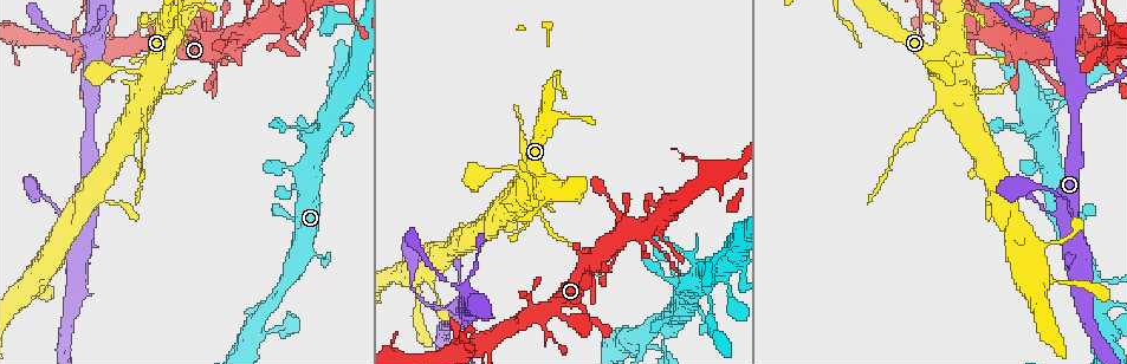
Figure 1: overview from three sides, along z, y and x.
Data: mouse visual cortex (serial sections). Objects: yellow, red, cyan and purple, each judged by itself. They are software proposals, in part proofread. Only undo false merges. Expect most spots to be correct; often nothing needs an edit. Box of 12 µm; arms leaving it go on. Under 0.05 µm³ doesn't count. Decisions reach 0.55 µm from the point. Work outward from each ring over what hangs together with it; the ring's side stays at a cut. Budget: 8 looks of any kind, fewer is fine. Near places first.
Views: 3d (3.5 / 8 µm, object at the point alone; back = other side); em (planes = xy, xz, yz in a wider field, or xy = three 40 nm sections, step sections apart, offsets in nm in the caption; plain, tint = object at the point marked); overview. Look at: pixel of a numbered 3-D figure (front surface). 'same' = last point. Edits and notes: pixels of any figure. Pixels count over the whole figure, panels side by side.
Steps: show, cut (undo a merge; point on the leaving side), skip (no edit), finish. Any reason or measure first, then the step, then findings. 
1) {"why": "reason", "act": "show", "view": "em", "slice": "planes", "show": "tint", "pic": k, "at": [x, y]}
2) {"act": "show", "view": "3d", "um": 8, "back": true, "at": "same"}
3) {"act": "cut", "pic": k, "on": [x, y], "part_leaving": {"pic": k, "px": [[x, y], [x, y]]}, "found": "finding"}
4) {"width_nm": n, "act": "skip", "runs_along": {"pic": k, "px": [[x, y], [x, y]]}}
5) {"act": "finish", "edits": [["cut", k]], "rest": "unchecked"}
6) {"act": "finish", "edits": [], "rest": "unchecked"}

{"why": "thin neck", "act": "show", "view": "3d", "um": 3.5, "pic": 1, "at": [225, 42]}

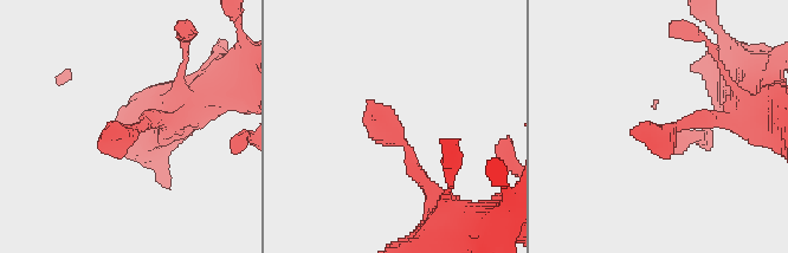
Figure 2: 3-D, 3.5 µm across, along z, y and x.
{"why": "need the tissue", "act": "show", "view": "em", "slice": "xy", "step": 5, "show": "plain", "pic": 2, "at": [401, 141]}

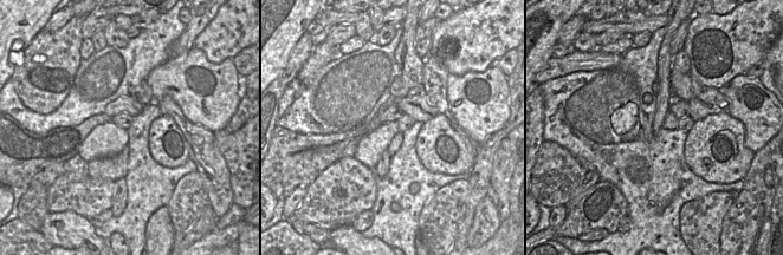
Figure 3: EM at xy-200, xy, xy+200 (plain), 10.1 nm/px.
{"why": "with the object marked", "act": "show", "view": "em", "slice": "xy", "step": 5, "show": "tint", "at": "same"}

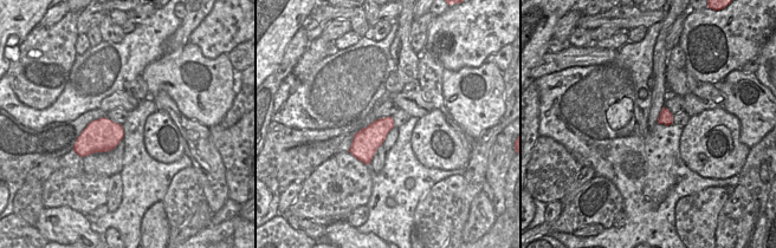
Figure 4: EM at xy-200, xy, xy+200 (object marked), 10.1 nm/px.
{"act": "skip", "runs_along": {"pic": 2, "px": [[736, 121], [631, 135]]}, "found": "one cell here"}

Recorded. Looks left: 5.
{"why": "thin arm on a thick one", "act": "show", "view": "3d", "um": 3.5, "pic": 1, "at": [1057, 38]}

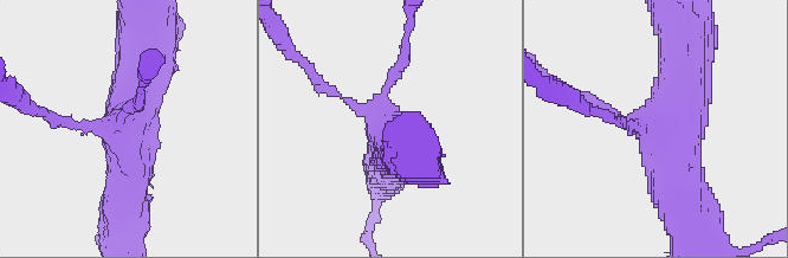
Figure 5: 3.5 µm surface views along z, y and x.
{"arms": 4, "arm_widths_nm": [150, 150, 600, 700], "why": "shape alone is not enough", "act": "show", "view": "em", "slice": "xy", "step": 5, "show": "tint", "pic": 5, "at": [109, 130]}

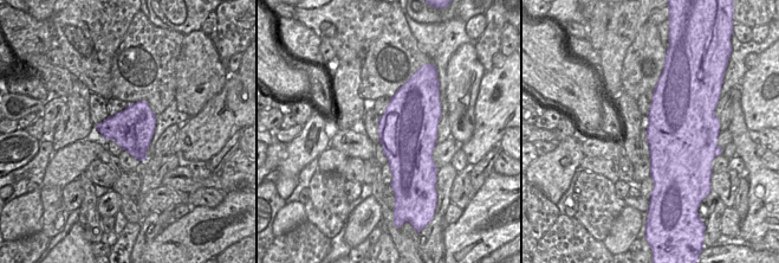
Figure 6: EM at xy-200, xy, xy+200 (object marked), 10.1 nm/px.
{"why": "another direction", "act": "show", "view": "em", "slice": "xy", "step": 1, "show": "tint", "at": "same"}

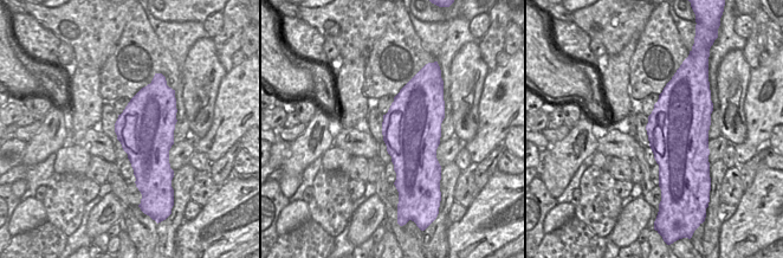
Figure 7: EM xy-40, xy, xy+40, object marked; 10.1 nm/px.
{"act": "skip", "runs_along": {"pic": 5, "px": [[123, 208], [127, 135], [144, 63]]}, "found": "all the same cell"}

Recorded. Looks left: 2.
{"why": "calibre changes", "act": "show", "view": "3d", "um": 3.5, "pic": 1, "at": [926, 117]}

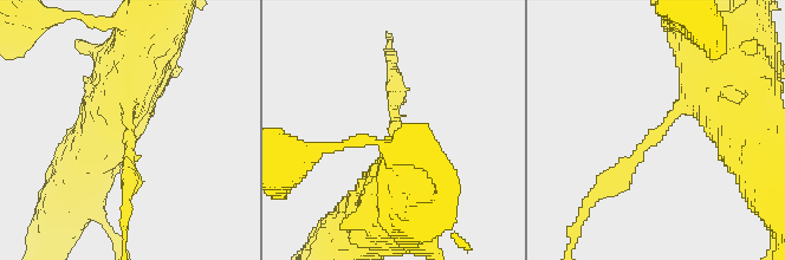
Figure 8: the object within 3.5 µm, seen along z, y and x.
{"act": "show", "view": "em", "slice": "xy", "step": 5, "show": "tint", "pic": 8, "at": [393, 133]}

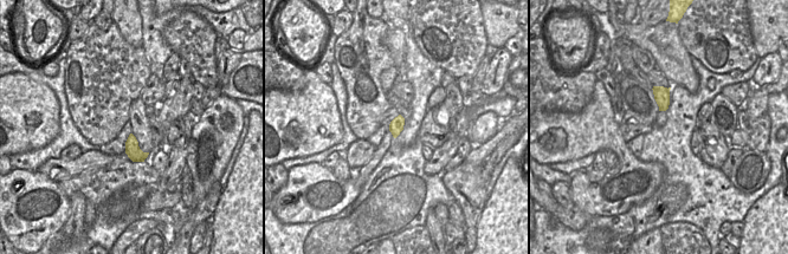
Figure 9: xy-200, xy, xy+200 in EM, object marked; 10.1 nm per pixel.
{"act": "cut", "pic": 8, "on": [637, 155], "part_leaving": {"pic": 8, "px": [[665, 125], [585, 209]]}, "found": "two cells meet here"}

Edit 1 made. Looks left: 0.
{"act": "finish", "edits": [["cut", 8]], "rest": "unchecked"}

